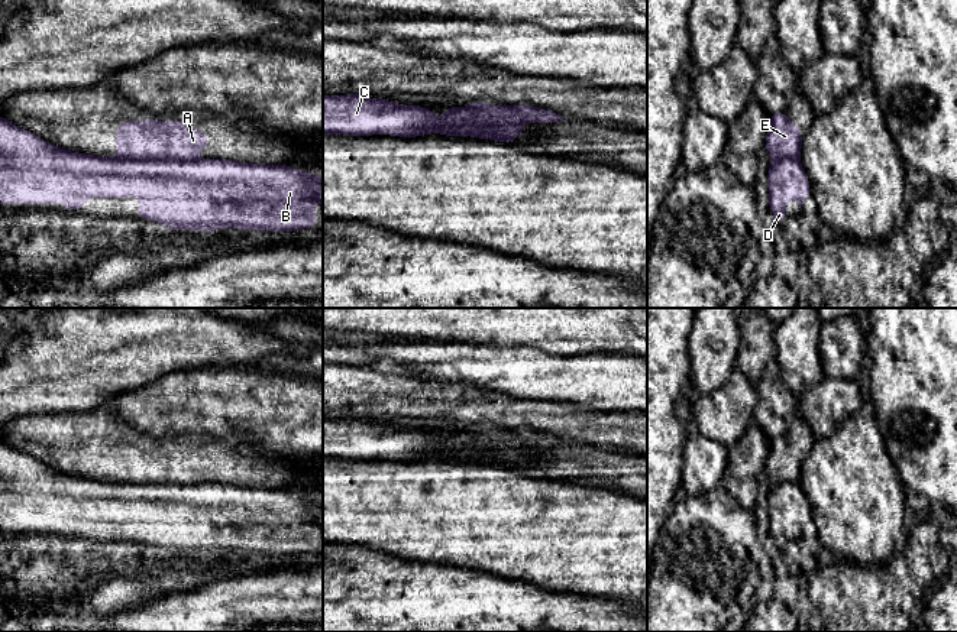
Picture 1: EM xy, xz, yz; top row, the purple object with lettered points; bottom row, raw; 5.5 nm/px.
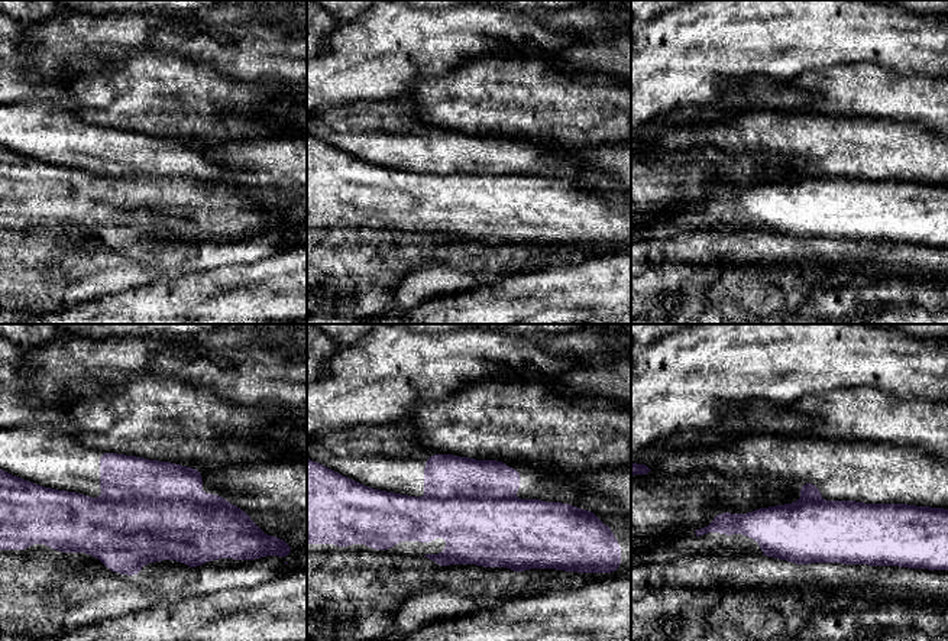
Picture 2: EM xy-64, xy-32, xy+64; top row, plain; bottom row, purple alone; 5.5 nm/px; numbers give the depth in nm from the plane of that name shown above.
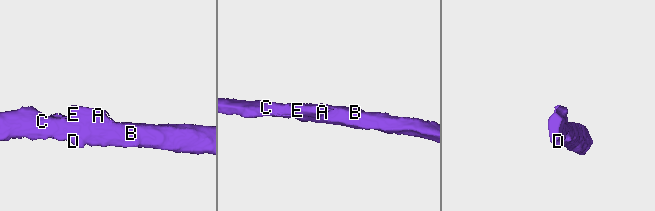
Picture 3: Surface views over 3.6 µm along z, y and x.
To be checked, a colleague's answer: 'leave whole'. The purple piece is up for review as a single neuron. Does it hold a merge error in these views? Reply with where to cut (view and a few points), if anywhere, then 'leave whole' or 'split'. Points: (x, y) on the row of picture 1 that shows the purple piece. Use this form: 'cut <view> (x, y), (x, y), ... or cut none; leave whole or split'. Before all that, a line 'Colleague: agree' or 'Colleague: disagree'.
Colleague: disagree
cut xy (119, 156), (196, 159); split

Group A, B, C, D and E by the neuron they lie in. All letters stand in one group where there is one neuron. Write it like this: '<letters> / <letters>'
A E / B C D

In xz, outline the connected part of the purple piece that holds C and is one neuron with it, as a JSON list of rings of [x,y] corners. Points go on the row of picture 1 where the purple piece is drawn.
[[[356,93],[323,95],[323,134],[391,134],[404,139],[434,132],[455,137],[449,123],[437,120],[431,108],[424,106],[405,106]]]

